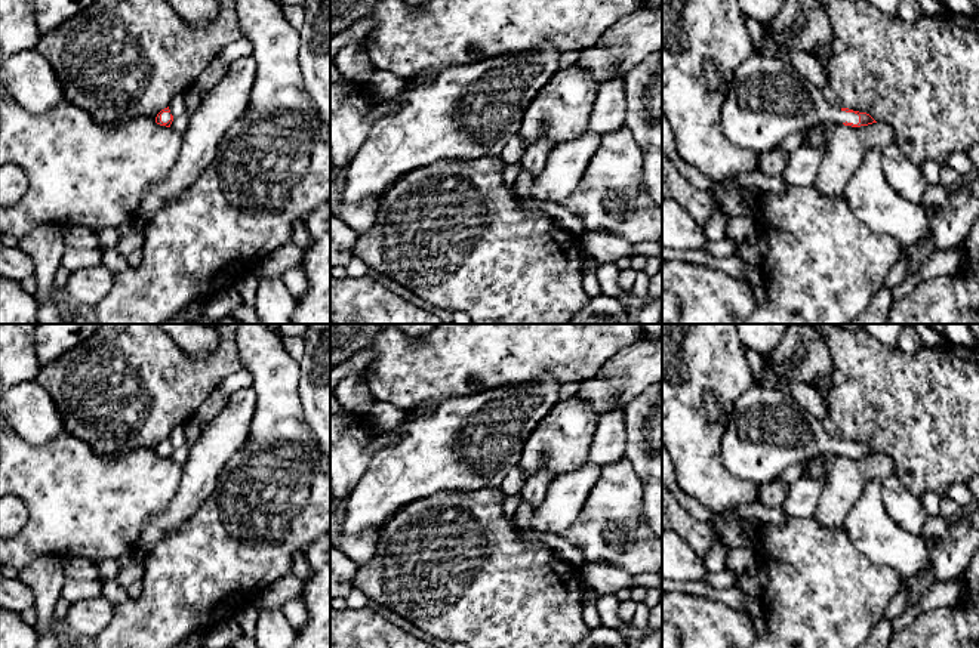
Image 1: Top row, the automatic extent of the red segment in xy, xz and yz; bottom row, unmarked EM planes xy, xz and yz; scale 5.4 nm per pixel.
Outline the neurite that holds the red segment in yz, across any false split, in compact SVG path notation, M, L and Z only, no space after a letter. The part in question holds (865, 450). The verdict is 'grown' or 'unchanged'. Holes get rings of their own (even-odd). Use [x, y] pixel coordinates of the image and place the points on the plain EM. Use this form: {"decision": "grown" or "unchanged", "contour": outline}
{"decision": "grown", "contour": "M752 385L741 395L720 451L730 475L760 485L818 454L852 459L877 454L866 444L829 436L789 391L766 385Z"}

